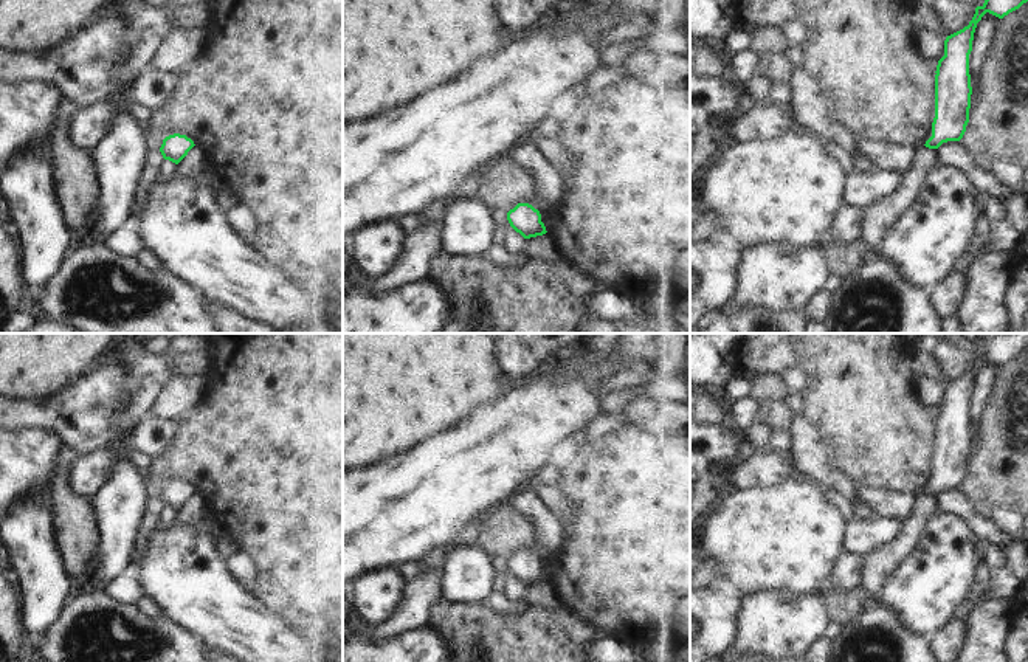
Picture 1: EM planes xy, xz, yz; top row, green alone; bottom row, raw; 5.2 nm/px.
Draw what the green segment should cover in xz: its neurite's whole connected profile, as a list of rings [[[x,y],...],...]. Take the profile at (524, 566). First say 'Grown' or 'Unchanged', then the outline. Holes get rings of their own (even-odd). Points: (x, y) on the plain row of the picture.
Unchanged. [[[518,550],[507,560],[510,574],[524,586],[546,581],[546,574],[541,569],[541,561],[529,550]]]

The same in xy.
Unchanged. [[[174,481],[163,487],[160,499],[164,507],[178,512],[194,493],[194,488],[186,482]]]

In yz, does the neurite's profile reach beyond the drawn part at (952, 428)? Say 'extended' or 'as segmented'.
as segmented

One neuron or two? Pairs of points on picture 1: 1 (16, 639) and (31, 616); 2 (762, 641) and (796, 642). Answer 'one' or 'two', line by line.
1: two
2: one

